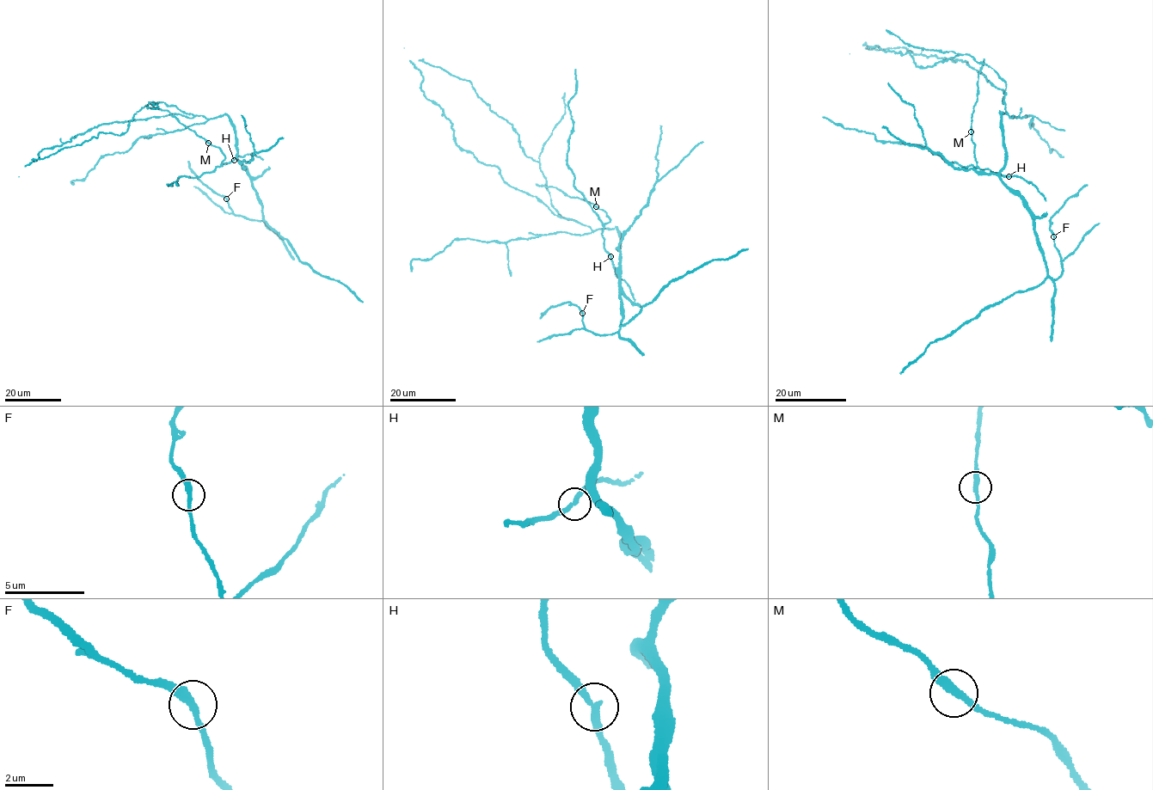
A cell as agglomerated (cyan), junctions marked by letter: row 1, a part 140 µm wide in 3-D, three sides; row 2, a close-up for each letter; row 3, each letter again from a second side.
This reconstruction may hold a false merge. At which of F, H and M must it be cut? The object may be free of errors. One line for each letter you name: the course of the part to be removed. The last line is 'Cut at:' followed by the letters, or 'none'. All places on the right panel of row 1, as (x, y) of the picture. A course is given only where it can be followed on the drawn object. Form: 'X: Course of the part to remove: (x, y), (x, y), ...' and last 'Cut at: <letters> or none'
Cut at: none

